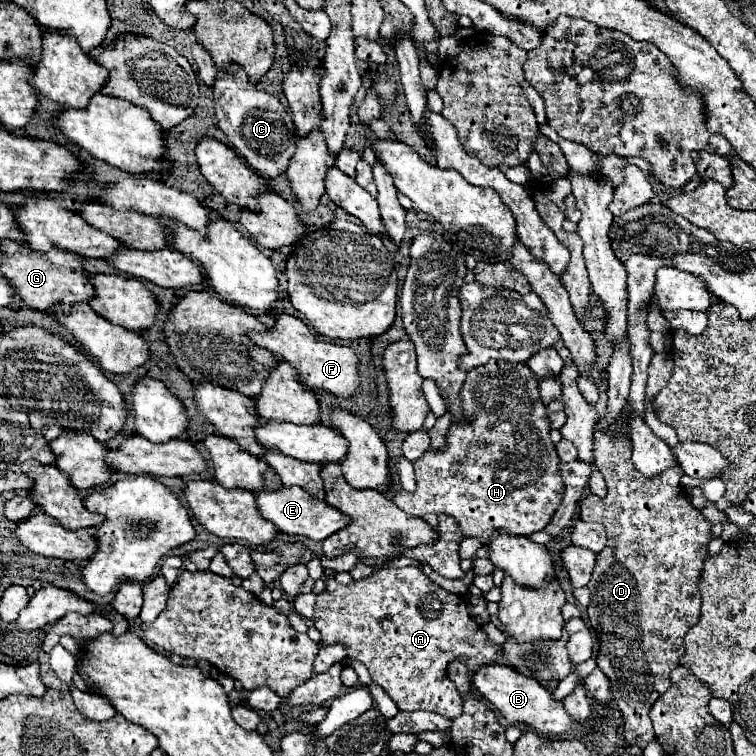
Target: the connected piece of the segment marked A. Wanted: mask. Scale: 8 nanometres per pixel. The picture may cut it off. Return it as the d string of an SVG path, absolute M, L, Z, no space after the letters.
M384 566L372 576L350 582L346 586L338 584L334 578L326 580L326 590L316 596L316 612L312 618L316 630L320 632L320 646L342 644L348 650L350 660L362 662L374 684L382 686L386 694L396 702L404 712L426 710L436 712L444 718L456 718L462 714L462 698L446 676L448 662L462 658L470 670L480 668L482 664L494 664L500 656L500 648L490 644L482 626L470 616L468 602L462 596L446 592L434 584L422 570L416 566L394 568Z

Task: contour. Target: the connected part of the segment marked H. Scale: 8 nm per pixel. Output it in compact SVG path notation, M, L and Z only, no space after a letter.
M488 362L472 368L462 388L462 402L466 412L474 412L474 424L470 424L470 428L452 424L448 446L440 452L428 450L414 462L418 490L412 494L404 490L398 492L394 504L408 514L450 514L458 520L464 536L474 536L484 544L494 530L506 530L520 536L544 530L562 500L562 478L558 476L560 458L550 440L550 424L542 408L534 372L530 372L526 364L514 362Z

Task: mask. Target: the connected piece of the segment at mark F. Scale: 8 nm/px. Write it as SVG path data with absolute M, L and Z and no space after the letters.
M278 314L274 318L274 326L262 334L250 332L250 338L256 340L256 344L260 344L262 348L282 356L290 366L294 366L300 374L300 380L310 388L310 390L322 390L328 392L332 396L338 398L352 398L356 396L356 390L360 386L360 360L356 350L352 350L350 346L340 346L340 344L332 344L326 342L322 338L318 338L318 334L314 334L314 330L298 320L296 316L290 314Z

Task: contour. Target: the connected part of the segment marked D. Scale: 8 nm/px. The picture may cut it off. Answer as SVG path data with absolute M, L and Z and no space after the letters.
M616 420L606 432L594 432L594 466L598 468L598 472L602 474L606 484L608 484L608 496L606 498L598 498L598 496L586 496L580 504L580 520L590 520L590 522L600 522L606 526L608 532L608 544L606 548L598 554L596 558L596 566L592 572L592 578L588 582L592 600L588 606L588 620L598 636L598 658L596 664L598 668L610 678L612 684L612 694L614 694L614 702L618 704L622 716L624 716L624 736L628 744L636 744L640 748L646 748L646 744L654 738L654 730L652 730L652 720L650 720L650 708L652 704L658 700L658 696L662 696L668 688L670 688L670 672L678 666L682 654L684 654L684 636L686 632L700 620L700 576L702 576L702 566L704 566L704 558L708 554L708 542L710 542L710 522L702 516L702 512L698 512L696 508L692 508L692 504L688 502L682 486L680 486L680 476L682 476L682 468L670 468L670 472L662 472L662 476L654 478L654 480L646 480L642 474L636 472L634 464L630 464L630 438L612 438L616 432L616 424L620 420Z

